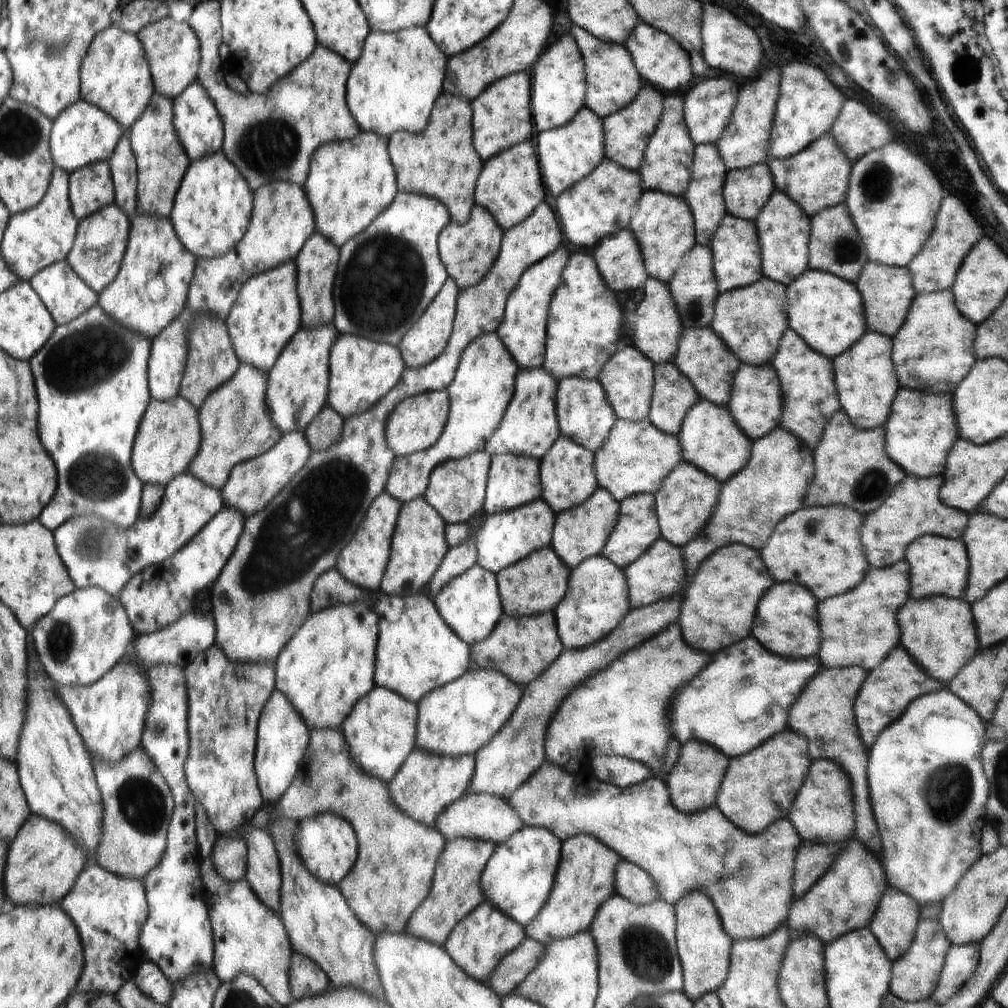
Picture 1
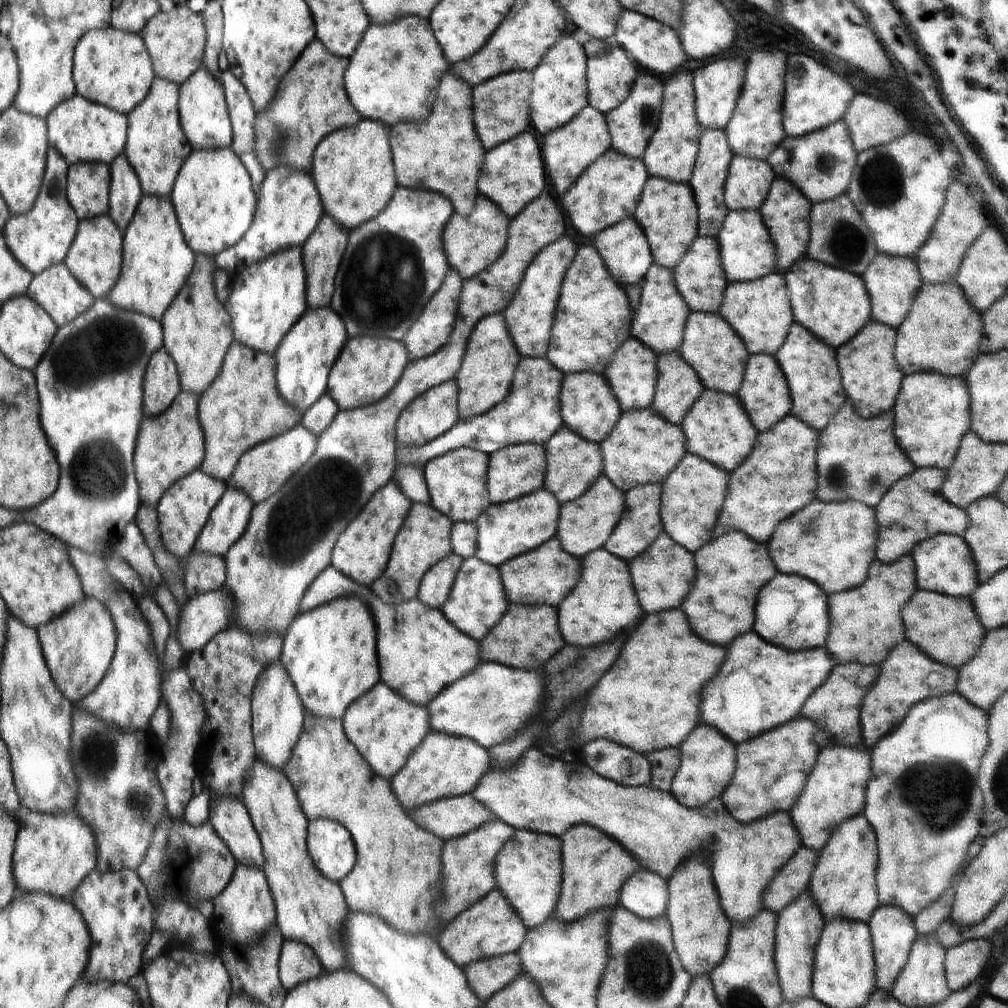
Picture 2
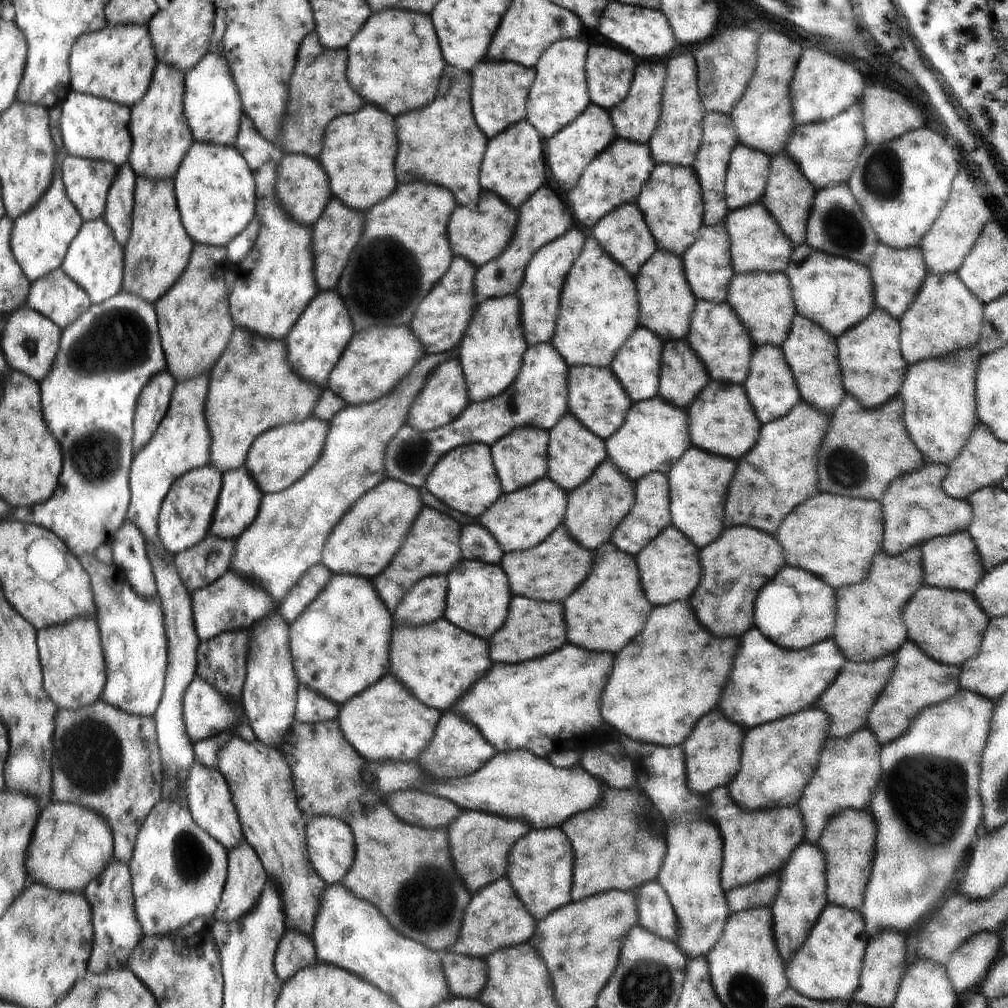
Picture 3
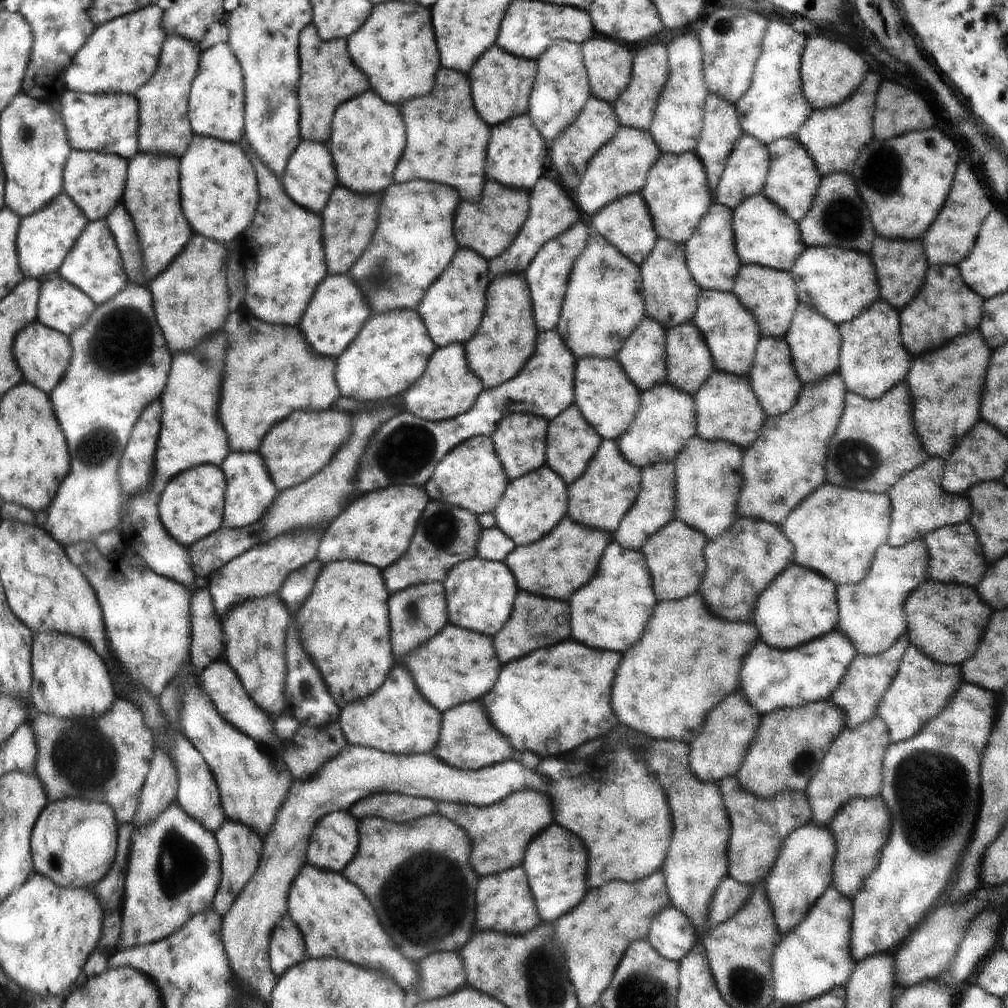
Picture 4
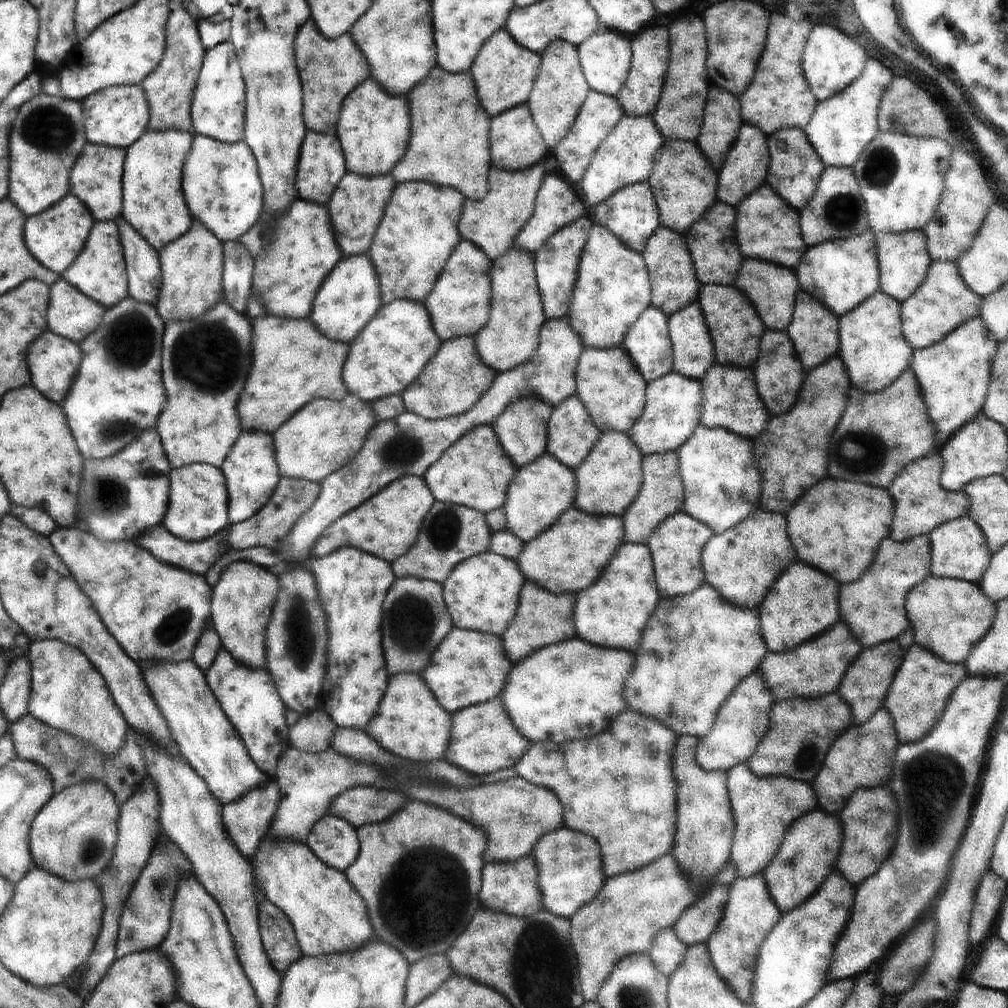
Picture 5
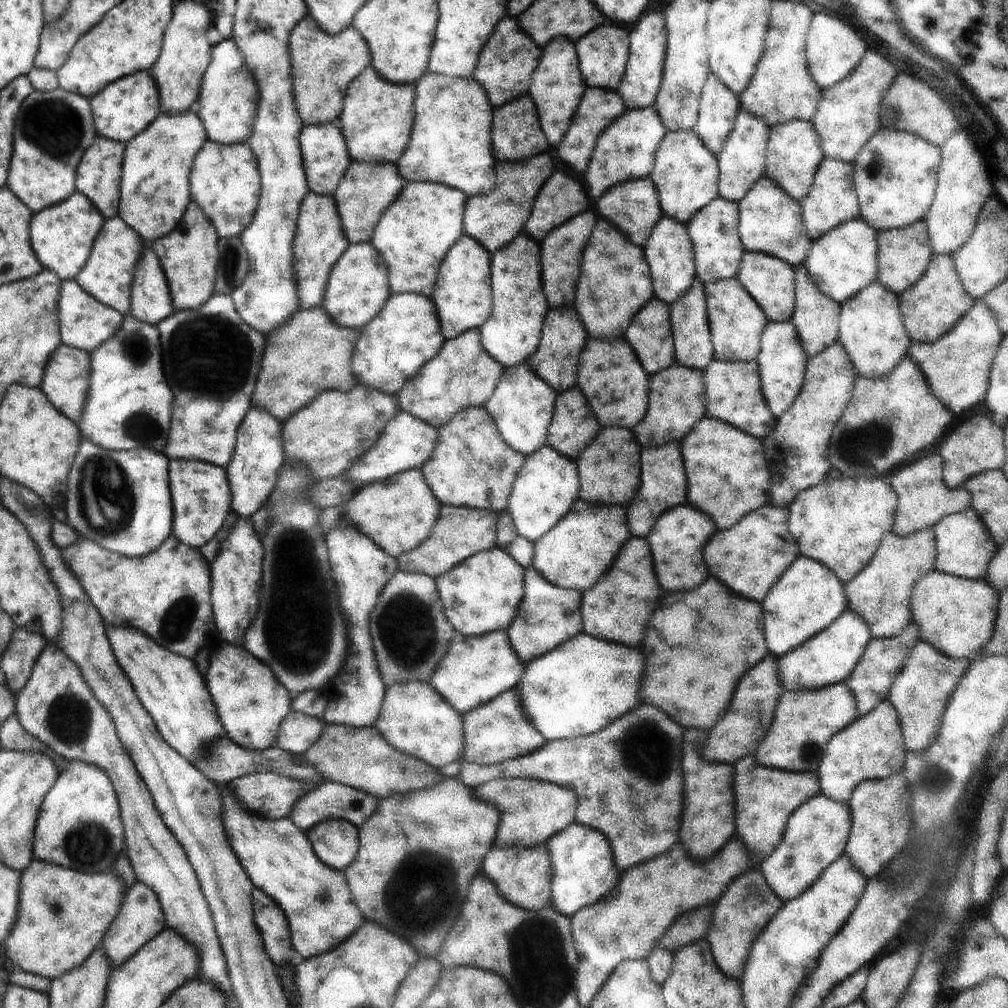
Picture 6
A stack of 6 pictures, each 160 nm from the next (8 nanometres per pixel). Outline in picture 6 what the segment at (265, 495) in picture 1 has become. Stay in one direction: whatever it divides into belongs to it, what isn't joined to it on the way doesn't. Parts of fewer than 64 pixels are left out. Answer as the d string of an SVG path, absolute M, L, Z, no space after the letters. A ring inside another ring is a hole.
M355 384L348 392L328 391L284 422L285 460L304 464L316 480L344 475L350 465L378 442L388 422L397 416L396 412L396 396L366 385Z

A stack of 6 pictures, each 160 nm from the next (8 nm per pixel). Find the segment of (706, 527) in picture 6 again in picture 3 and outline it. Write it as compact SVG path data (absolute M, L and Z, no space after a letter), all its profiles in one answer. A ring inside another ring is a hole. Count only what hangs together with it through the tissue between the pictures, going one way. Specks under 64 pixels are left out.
M669 526L666 534L662 534L662 538L658 538L658 542L654 542L654 546L646 545L646 550L642 549L636 556L637 566L642 578L642 586L651 602L652 606L669 605L671 602L679 600L688 600L697 590L698 580L704 577L701 563L702 547L694 544L688 536L683 535L675 526Z

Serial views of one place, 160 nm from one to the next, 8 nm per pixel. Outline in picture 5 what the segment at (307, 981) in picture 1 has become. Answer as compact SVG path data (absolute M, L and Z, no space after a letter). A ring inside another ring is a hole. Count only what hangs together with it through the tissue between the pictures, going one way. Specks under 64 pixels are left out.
M266 900L260 902L259 926L265 953L278 974L284 976L289 966L304 956L293 923L281 907Z

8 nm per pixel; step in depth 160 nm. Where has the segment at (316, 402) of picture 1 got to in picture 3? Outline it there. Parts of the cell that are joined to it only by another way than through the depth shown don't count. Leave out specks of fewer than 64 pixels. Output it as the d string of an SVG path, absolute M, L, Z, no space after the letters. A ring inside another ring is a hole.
M318 290L317 296L300 320L293 326L292 332L285 338L288 354L288 362L292 370L296 371L302 379L313 383L316 387L326 387L329 374L336 368L337 362L344 356L345 349L354 337L355 328L353 326L351 314L338 290L322 291Z

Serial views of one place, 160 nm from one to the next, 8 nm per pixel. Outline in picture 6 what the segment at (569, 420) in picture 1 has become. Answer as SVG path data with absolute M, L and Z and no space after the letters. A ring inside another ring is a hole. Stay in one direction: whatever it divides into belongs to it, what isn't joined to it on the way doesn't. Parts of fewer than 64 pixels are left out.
M591 336L581 359L578 388L593 406L602 426L633 429L648 412L650 386L655 374L645 370L634 348L623 338L597 339Z

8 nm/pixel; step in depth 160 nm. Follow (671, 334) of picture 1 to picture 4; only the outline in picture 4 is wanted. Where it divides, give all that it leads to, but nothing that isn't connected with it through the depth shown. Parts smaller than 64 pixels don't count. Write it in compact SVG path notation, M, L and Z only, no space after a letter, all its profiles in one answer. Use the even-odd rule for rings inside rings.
M658 238L654 254L641 264L641 279L645 287L646 316L656 319L666 330L670 327L692 322L697 312L701 287L693 278L685 255L685 245Z

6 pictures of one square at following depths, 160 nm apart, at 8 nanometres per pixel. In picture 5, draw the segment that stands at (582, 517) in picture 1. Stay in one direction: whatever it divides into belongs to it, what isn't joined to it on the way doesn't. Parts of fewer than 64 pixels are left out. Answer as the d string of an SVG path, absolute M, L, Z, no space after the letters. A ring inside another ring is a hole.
M606 431L602 433L602 442L594 445L594 454L586 457L575 471L578 479L577 506L586 514L618 515L623 517L629 506L640 496L642 485L645 484L646 469L642 463L648 457L638 450L636 444L627 433Z

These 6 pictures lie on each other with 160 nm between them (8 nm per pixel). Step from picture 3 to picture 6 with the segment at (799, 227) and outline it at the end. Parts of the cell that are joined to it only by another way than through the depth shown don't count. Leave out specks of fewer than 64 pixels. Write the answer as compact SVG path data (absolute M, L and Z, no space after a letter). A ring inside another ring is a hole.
M794 119L782 126L770 127L770 140L768 140L768 154L766 154L766 176L774 178L778 186L785 190L792 198L802 202L811 189L816 171L820 162L824 160L821 139L817 130L808 121L800 122Z

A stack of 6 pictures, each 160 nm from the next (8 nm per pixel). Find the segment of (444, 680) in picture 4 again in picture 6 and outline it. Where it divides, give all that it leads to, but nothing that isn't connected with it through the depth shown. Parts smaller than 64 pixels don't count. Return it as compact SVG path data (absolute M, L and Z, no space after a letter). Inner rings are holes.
M506 631L480 635L454 636L454 646L442 662L442 670L433 674L430 684L438 690L451 707L464 716L479 706L495 699L499 694L517 688L526 670L525 662L518 656Z

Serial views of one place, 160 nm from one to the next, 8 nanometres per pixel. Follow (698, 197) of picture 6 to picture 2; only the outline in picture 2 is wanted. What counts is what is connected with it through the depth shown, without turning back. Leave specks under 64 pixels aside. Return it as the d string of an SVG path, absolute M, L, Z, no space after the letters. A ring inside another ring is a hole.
M650 177L650 182L646 182L646 194L642 194L634 218L648 239L653 262L671 271L680 264L681 258L700 235L699 210L690 184Z

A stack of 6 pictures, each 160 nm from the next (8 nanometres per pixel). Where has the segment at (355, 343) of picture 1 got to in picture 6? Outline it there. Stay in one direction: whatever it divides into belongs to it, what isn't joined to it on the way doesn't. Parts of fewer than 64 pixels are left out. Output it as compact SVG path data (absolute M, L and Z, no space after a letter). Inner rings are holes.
M414 293L393 294L381 312L360 331L352 360L357 384L386 394L399 394L409 378L441 352L446 340L432 299Z

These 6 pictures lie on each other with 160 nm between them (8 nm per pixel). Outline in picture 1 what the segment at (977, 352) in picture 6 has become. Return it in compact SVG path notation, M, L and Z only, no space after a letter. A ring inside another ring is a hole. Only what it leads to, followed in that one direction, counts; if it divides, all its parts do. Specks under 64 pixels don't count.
M900 388L893 401L892 414L885 424L886 454L906 471L917 478L943 475L947 467L948 453L960 437L952 394L926 394Z

